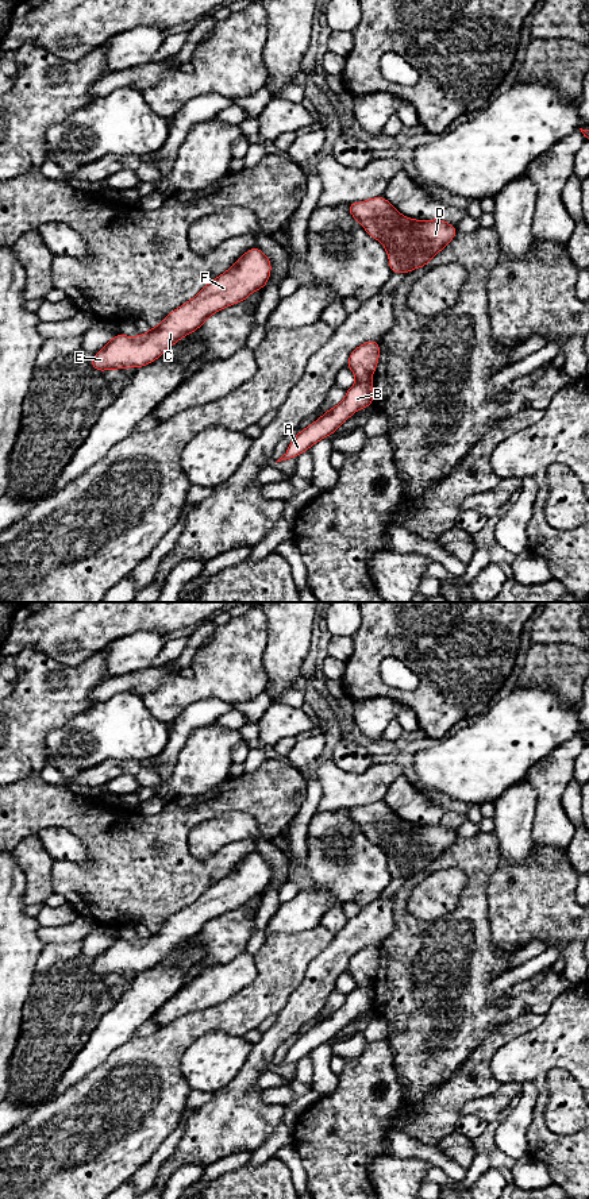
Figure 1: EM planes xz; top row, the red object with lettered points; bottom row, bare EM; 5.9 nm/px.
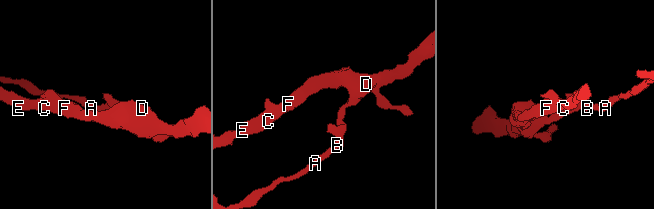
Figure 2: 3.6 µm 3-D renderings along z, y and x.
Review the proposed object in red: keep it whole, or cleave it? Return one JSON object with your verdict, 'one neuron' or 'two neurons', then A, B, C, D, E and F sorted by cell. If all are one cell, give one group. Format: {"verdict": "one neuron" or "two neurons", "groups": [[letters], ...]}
{"verdict": "two neurons", "groups": [["A", "B"], ["C", "D", "E", "F"]]}

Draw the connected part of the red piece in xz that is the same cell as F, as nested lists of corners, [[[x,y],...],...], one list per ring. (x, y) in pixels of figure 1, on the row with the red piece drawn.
[[[257,246],[246,251],[226,273],[207,284],[192,300],[172,311],[155,328],[149,328],[145,335],[126,336],[113,335],[104,348],[97,351],[89,361],[91,366],[100,373],[108,369],[123,370],[124,367],[139,369],[161,358],[166,348],[176,344],[181,338],[199,329],[213,313],[226,307],[245,301],[254,290],[267,285],[272,262]]]

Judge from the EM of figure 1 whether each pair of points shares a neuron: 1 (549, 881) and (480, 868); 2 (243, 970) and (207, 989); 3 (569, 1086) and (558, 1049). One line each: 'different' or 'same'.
1: different
2: same
3: different

